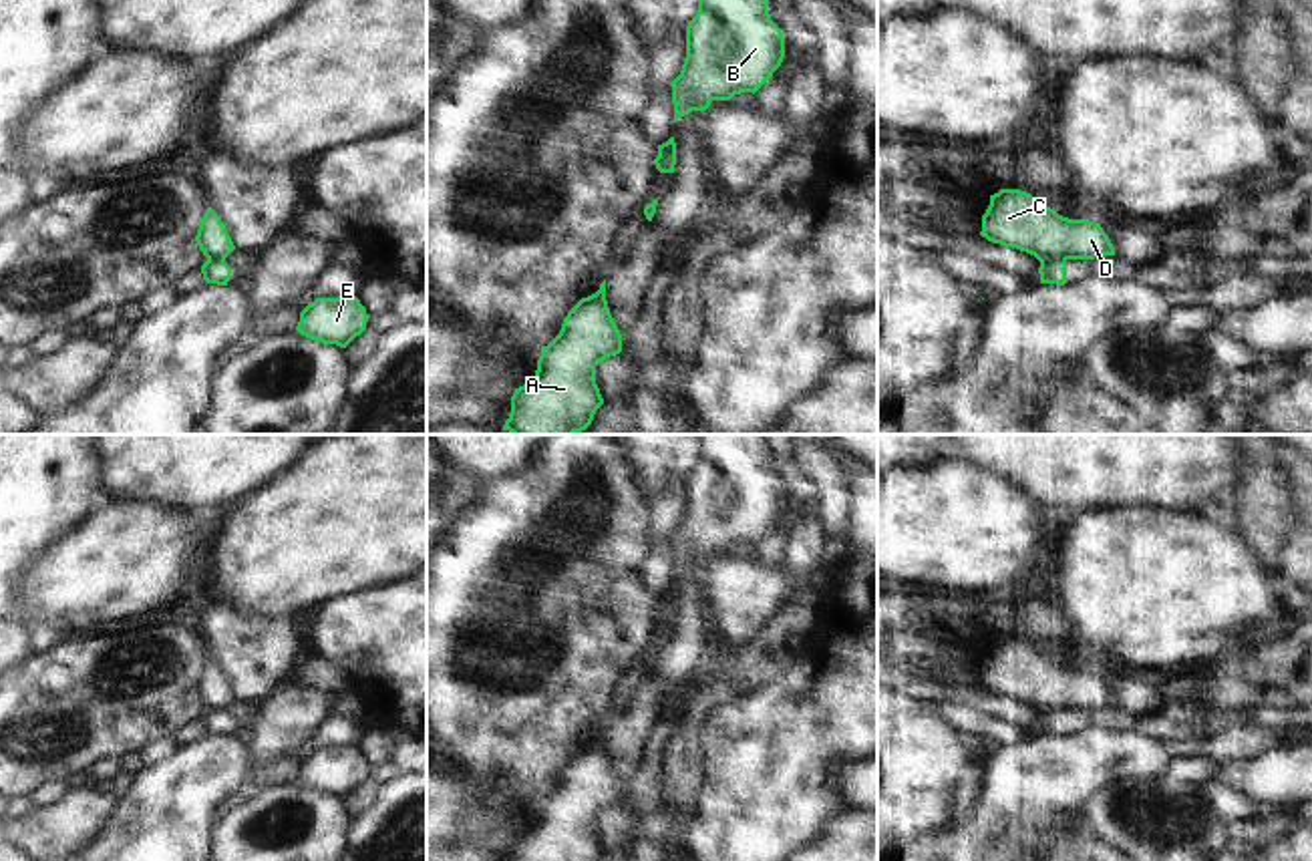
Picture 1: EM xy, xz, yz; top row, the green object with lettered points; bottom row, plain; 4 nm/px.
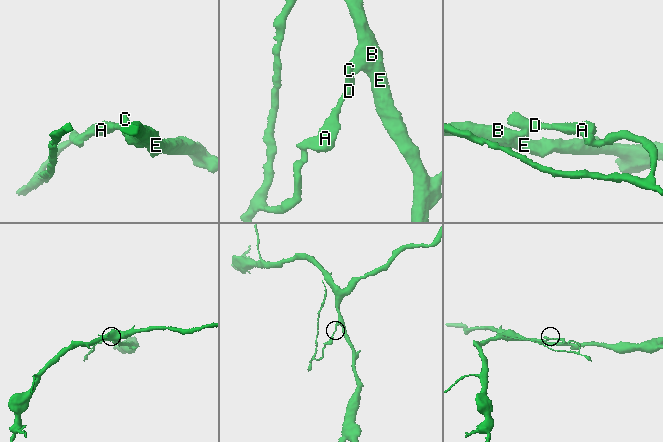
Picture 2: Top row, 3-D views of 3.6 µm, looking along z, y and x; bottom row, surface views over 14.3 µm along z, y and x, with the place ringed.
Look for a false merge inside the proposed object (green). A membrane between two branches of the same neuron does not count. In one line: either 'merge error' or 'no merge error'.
merge error

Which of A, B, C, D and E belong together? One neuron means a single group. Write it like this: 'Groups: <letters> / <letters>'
Groups: A C D / B E.

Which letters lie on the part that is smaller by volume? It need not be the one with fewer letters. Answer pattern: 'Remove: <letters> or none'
Remove: A, C, D

